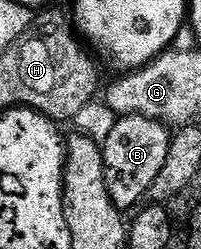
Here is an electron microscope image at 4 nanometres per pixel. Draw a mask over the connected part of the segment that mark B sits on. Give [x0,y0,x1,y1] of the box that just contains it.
[102,115,172,208]

